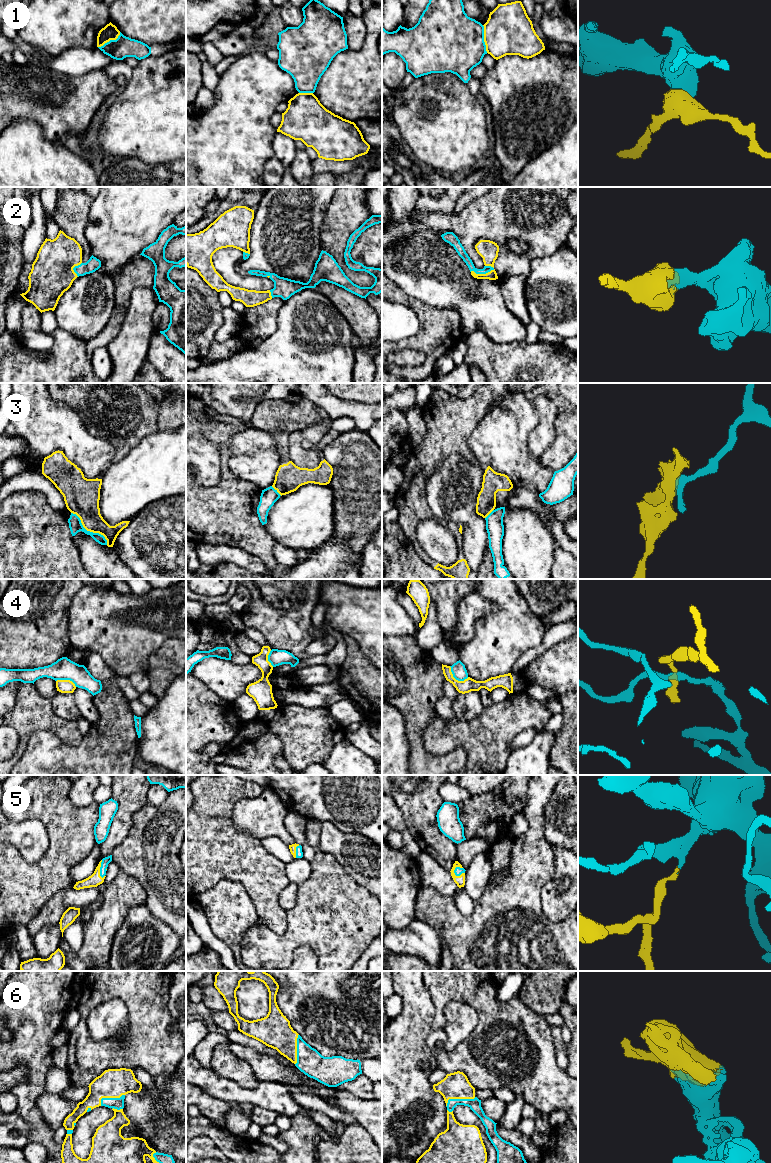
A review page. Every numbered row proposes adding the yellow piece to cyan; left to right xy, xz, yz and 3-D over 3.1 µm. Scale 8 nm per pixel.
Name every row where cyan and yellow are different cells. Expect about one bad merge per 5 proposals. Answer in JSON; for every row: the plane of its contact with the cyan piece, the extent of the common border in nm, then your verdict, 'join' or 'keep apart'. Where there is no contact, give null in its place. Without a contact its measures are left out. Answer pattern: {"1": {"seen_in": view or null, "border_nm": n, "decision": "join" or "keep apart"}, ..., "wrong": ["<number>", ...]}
{"1": {"seen_in": "yz", "border_nm": 220, "decision": "keep apart"}, "2": {"seen_in": "yz", "border_nm": 200, "decision": "join"}, "3": {"seen_in": "xy", "border_nm": 400, "decision": "keep apart"}, "4": {"seen_in": "yz", "border_nm": 180, "decision": "keep apart"}, "5": {"seen_in": "yz", "border_nm": 100, "decision": "join"}, "6": {"seen_in": "yz", "border_nm": 260, "decision": "join"}, "wrong": ["1", "3", "4"]}

